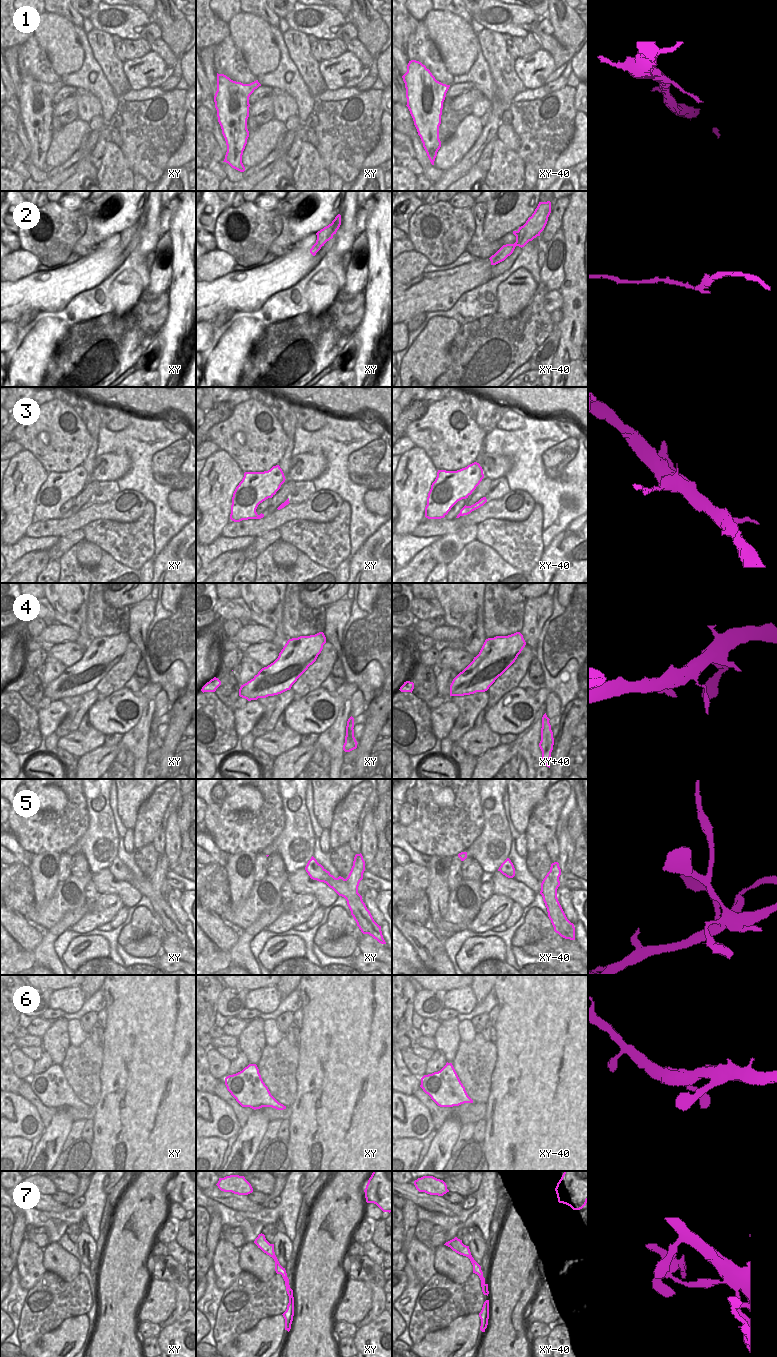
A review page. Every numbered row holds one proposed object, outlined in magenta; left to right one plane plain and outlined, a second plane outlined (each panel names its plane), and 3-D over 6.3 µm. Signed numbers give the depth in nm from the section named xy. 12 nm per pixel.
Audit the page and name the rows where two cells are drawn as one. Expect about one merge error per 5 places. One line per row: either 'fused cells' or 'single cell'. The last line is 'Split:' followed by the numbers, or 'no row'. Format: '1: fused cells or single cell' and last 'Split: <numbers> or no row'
1: single cell
2: single cell
3: single cell
4: single cell
5: single cell
6: single cell
7: single cell
Split: no row

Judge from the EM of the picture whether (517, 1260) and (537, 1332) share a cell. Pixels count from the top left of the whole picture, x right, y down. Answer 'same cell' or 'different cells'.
different cells

